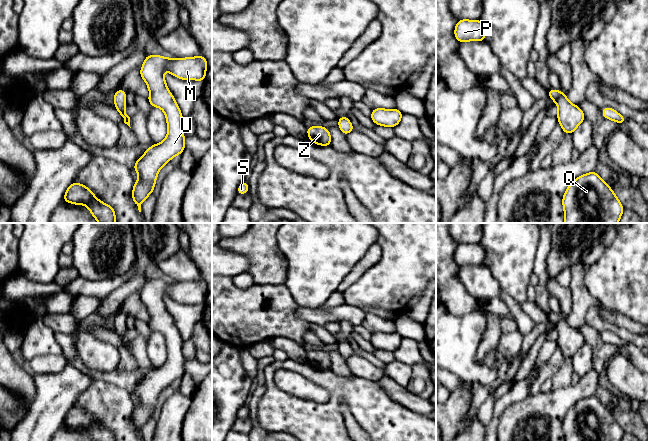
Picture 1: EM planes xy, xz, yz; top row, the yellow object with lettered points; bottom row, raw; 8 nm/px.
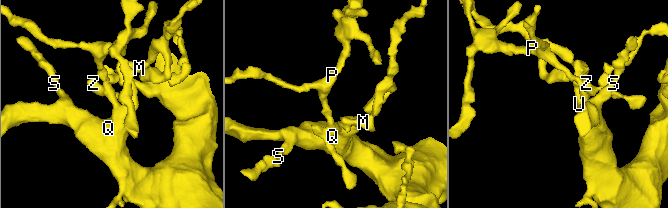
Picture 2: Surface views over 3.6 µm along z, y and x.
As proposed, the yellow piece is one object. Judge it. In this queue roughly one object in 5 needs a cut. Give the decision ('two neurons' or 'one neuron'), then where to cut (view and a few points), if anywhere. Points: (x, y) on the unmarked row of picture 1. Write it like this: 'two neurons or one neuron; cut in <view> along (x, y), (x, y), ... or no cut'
one neuron; no cut

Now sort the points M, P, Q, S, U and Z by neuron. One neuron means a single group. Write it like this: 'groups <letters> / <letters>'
groups M P Q S U Z

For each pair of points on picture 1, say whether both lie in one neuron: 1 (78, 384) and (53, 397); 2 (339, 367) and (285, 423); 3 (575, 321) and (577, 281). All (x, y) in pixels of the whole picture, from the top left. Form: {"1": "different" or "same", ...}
{"1": "same", "2": "different", "3": "same"}

